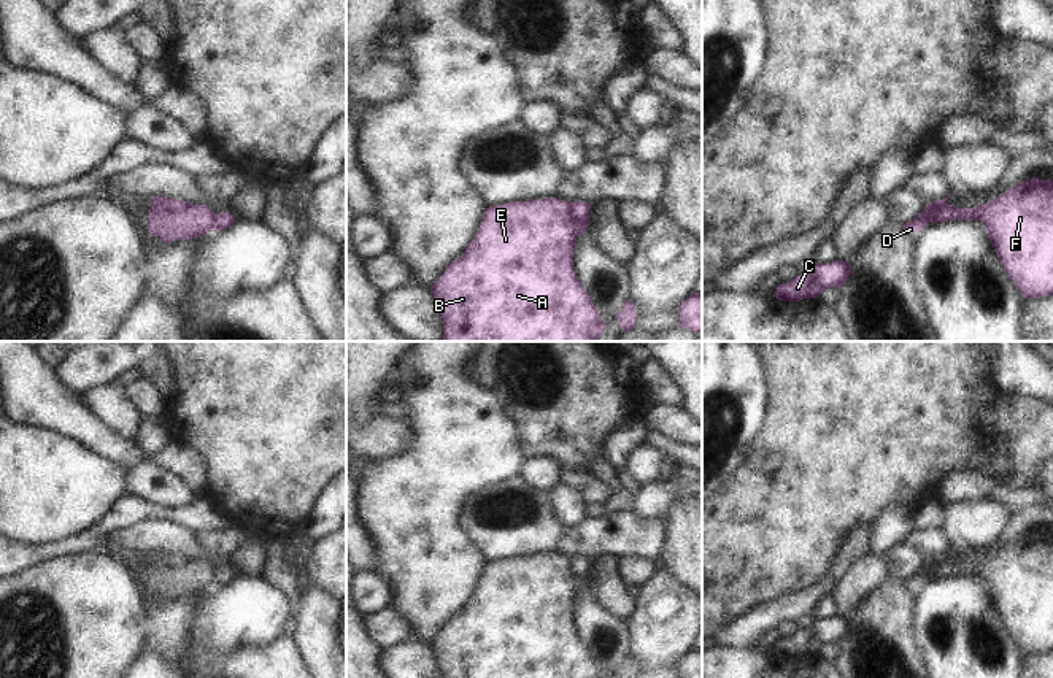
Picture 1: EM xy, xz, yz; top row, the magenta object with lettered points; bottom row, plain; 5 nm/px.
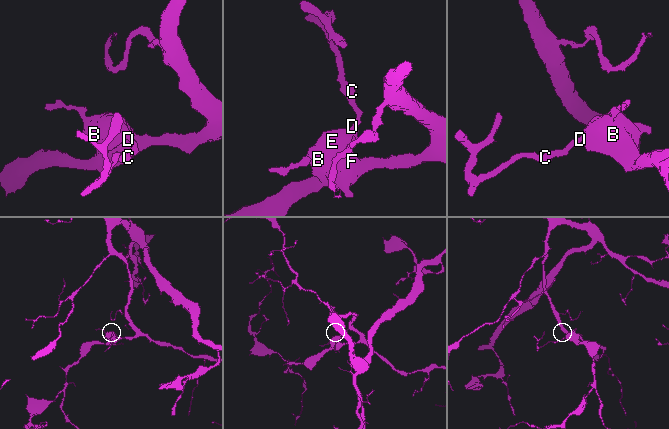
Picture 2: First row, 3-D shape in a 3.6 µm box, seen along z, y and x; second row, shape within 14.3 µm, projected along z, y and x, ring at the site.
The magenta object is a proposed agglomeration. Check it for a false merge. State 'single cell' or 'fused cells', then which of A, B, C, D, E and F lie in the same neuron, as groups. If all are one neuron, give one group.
fused cells; A B E F / C D

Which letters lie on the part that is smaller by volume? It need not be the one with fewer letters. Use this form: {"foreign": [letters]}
{"foreign": ["C", "D"]}

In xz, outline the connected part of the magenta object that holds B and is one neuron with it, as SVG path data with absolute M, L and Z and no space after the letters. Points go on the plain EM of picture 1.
M556 553L486 564L470 600L430 641L443 678L604 678L573 629L577 580L569 564L569 557Z

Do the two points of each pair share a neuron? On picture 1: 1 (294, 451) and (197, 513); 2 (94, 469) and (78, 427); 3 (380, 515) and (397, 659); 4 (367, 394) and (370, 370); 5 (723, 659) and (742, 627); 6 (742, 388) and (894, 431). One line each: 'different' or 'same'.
1: different
2: different
3: different
4: same
5: different
6: different

